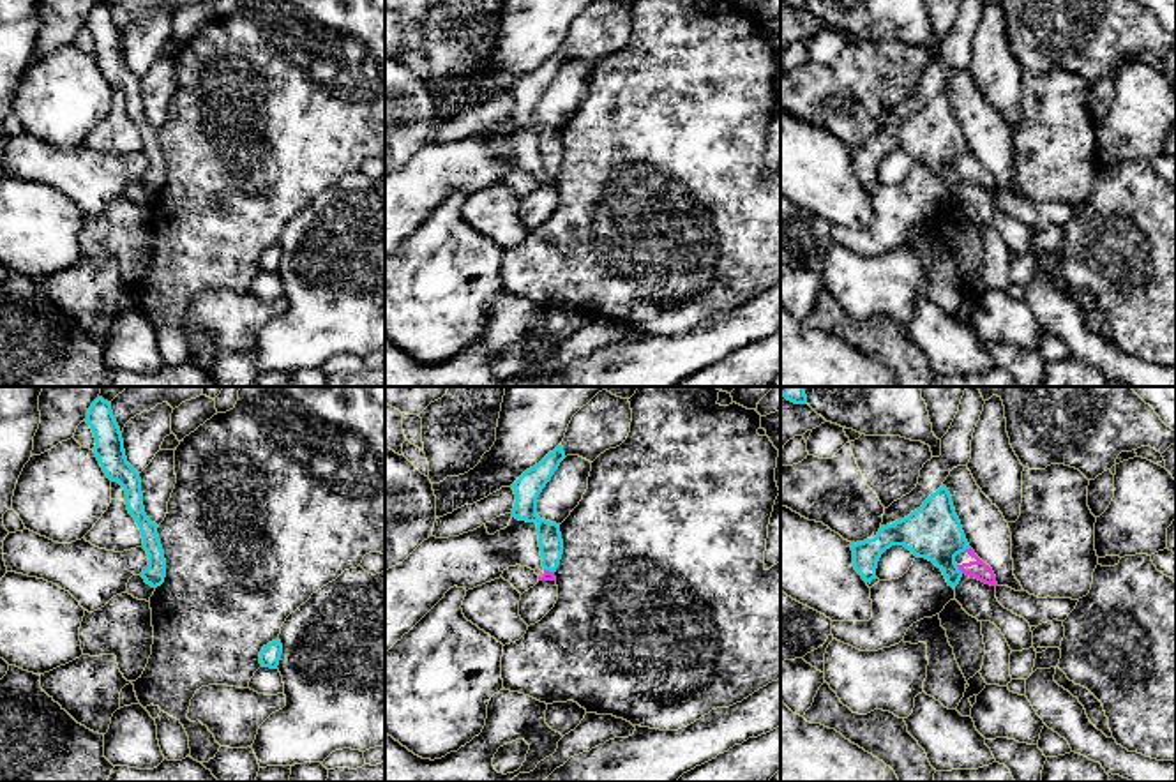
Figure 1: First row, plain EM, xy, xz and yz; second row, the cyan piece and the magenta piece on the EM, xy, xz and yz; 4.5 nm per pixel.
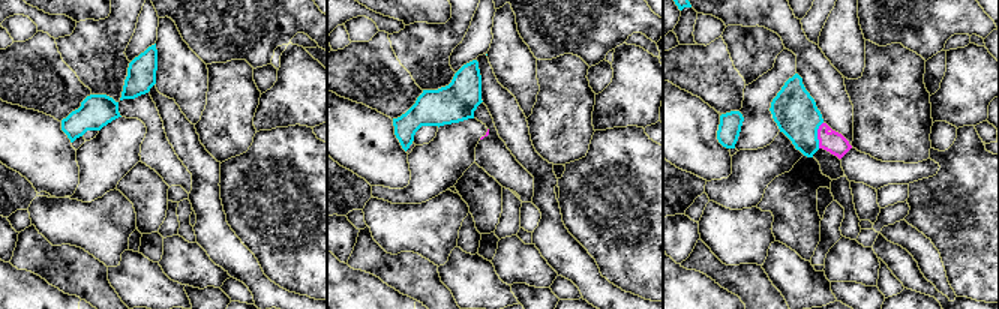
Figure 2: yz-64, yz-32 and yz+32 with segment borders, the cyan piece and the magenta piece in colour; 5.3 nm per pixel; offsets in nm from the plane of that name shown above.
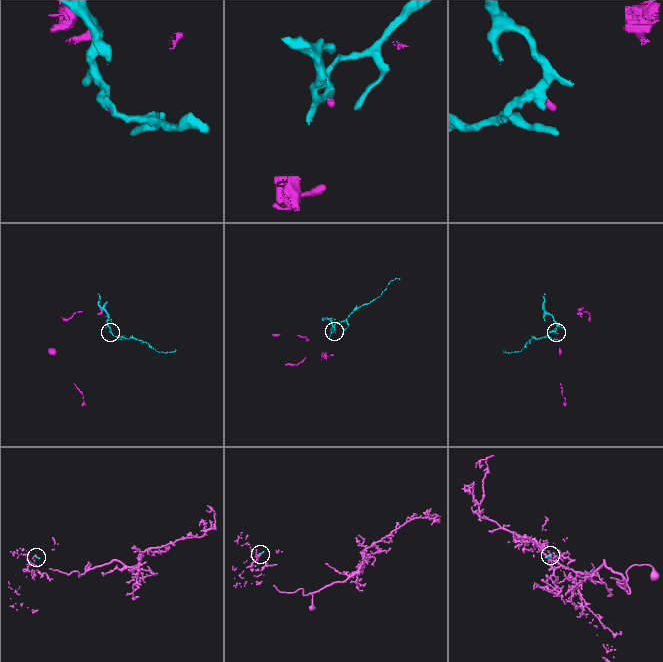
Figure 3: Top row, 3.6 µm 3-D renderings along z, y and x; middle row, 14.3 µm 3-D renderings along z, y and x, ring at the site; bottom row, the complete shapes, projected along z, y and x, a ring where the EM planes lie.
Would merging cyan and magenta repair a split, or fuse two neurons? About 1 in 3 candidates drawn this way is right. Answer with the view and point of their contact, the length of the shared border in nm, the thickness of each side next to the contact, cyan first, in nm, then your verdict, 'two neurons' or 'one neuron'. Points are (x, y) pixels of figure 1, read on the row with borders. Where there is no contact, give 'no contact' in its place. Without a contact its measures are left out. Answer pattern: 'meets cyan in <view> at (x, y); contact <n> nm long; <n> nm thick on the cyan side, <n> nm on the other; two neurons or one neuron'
meets cyan in yz at (957, 569); contact 50 nm long; 260 nm thick on the cyan side, 80 nm on the other; two neurons

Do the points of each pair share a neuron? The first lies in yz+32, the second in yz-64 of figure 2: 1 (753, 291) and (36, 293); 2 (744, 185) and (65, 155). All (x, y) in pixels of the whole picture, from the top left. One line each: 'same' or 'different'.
1: different
2: different

